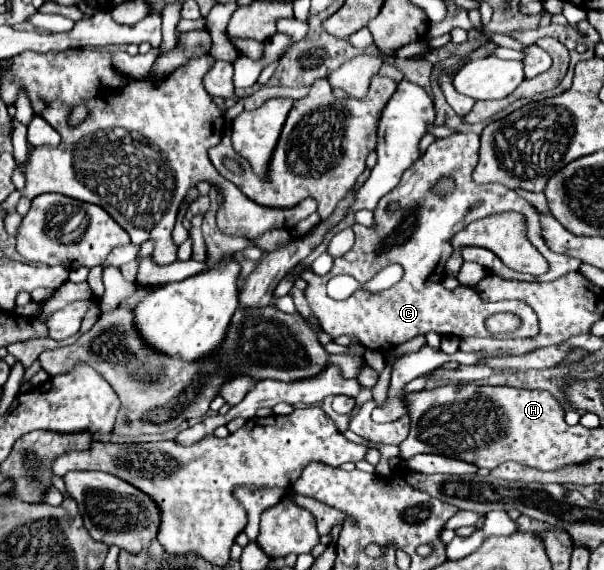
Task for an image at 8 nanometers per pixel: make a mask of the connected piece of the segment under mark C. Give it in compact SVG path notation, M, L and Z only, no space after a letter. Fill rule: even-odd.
M459 132L443 140L435 140L427 152L413 164L413 168L405 170L405 176L401 178L401 184L393 188L387 196L383 196L375 210L375 228L365 228L361 224L355 224L355 244L353 248L335 260L333 270L327 276L315 276L311 270L303 272L303 280L309 282L309 288L305 290L305 296L309 304L315 308L315 316L321 324L321 328L331 336L331 340L347 334L361 338L361 344L371 350L387 352L419 334L436 332L439 336L489 336L491 332L485 328L485 320L499 312L511 312L519 316L521 326L513 332L519 336L535 336L539 332L537 316L533 310L522 301L505 300L505 302L485 302L477 296L473 288L455 288L445 290L441 286L443 280L443 266L445 260L453 254L451 238L469 226L475 220L487 218L491 214L501 212L519 212L527 220L527 238L531 238L531 244L545 256L549 262L549 274L545 276L531 276L521 274L515 270L509 270L493 252L485 248L473 248L465 246L461 248L461 256L465 262L477 262L485 270L489 270L495 276L511 278L511 280L527 280L527 282L551 282L557 280L569 272L577 272L581 262L573 260L569 256L557 256L555 252L549 252L545 248L545 240L541 240L541 224L537 224L537 212L535 208L523 200L515 190L503 186L503 184L477 184L473 182L471 174L477 166L479 158L479 134L475 132ZM441 178L451 178L455 188L451 192L439 192L435 190L437 182ZM391 202L397 202L395 212L387 212L387 206ZM389 264L401 264L405 274L399 284L391 286L389 290L371 294L365 290L357 290L343 302L335 302L327 296L327 282L329 278L337 274L349 274L357 282L371 280L379 270L387 268Z

